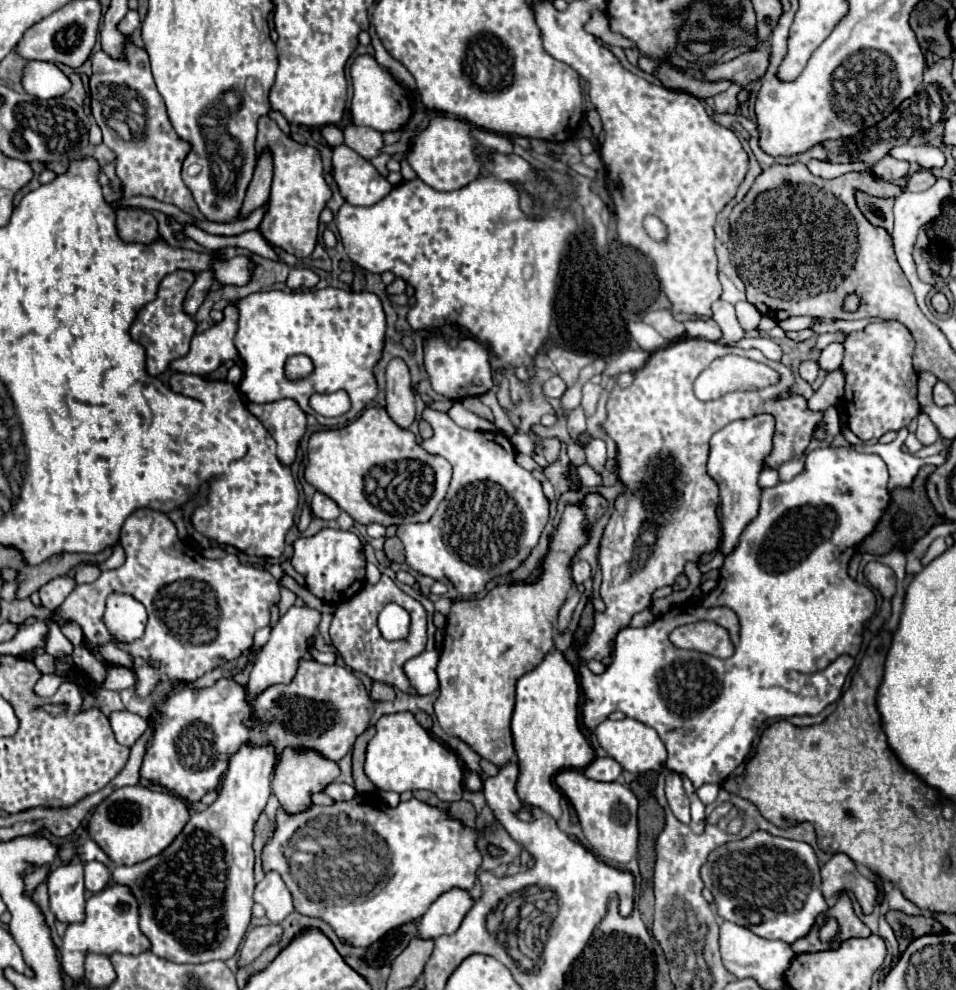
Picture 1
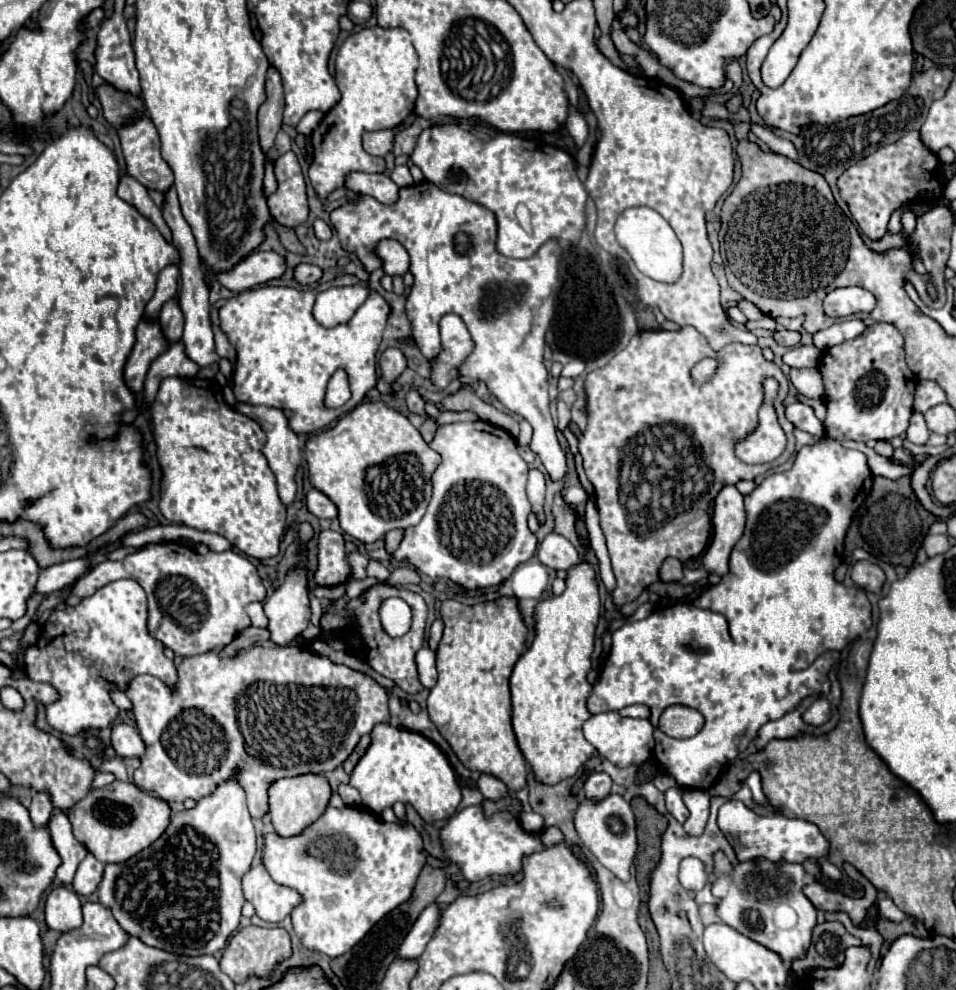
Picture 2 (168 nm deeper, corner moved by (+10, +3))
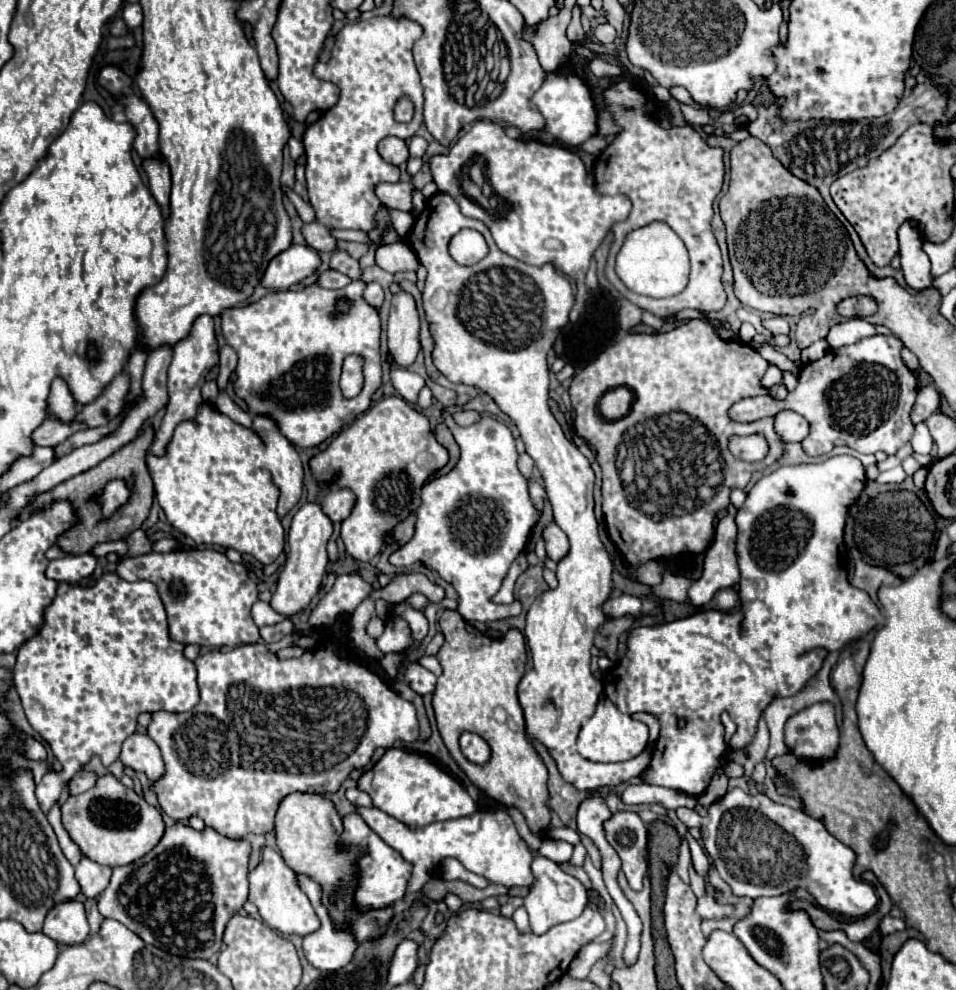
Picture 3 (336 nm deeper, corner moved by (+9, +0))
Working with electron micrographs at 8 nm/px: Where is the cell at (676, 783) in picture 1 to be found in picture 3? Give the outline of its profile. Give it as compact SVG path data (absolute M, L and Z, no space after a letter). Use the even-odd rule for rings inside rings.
M733 788L709 806L707 816L689 808L677 808L677 818L687 828L701 830L707 854L713 858L719 876L729 884L735 896L755 900L803 888L823 910L835 912L843 918L863 918L877 906L875 888L853 876L855 852L831 836L819 820L807 816L803 810L777 804L761 792L749 794L741 788Z

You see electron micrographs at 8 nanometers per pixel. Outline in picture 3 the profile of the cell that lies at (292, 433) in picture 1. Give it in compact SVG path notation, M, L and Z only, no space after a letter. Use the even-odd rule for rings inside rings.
M265 416L253 418L253 432L267 448L267 462L263 468L271 474L273 484L279 488L277 516L283 518L301 498L303 492L303 466L297 450L279 432L277 424Z

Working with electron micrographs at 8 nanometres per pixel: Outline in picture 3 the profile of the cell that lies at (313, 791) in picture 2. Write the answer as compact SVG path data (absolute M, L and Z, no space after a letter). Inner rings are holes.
M289 794L275 818L275 834L277 834L277 846L285 860L285 864L295 870L297 874L305 874L323 888L321 902L329 912L329 918L347 932L353 934L353 938L361 944L365 940L377 940L383 936L391 924L391 918L395 916L393 906L385 908L373 908L361 912L355 904L355 890L359 886L359 866L357 860L367 854L361 846L347 846L341 848L341 832L343 832L343 820L337 814L333 802L327 798L319 798L317 794Z

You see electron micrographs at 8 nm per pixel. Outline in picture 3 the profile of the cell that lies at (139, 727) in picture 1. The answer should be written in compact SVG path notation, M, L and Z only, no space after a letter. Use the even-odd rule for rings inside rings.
M133 734L123 742L121 762L135 772L147 774L149 780L159 780L165 774L165 764L159 752L159 746L145 734Z

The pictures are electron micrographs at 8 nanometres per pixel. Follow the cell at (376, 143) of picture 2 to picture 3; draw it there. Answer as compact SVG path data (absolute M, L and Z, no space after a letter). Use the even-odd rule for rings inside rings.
M385 138L381 144L379 144L379 154L383 160L399 166L403 162L409 160L409 148L405 144L405 140L401 138Z

